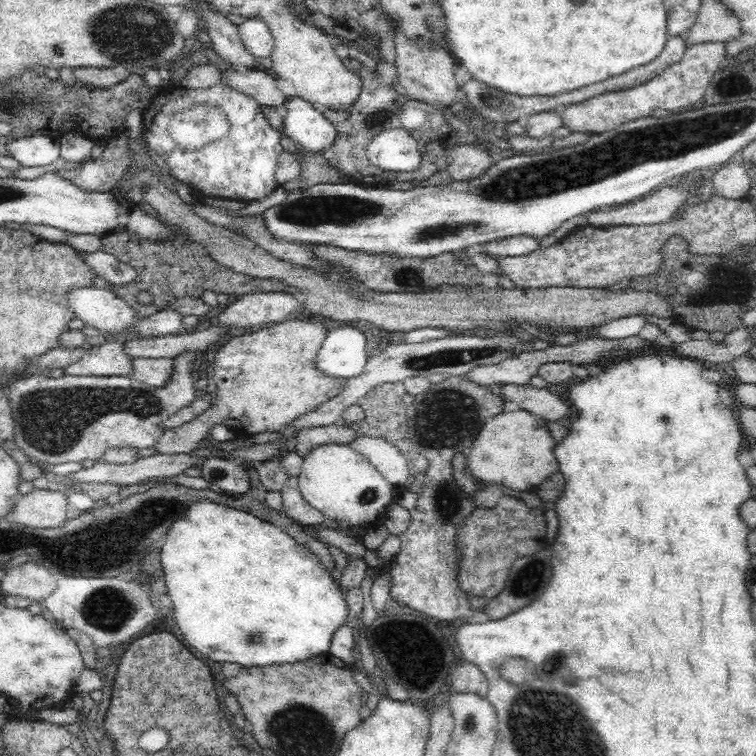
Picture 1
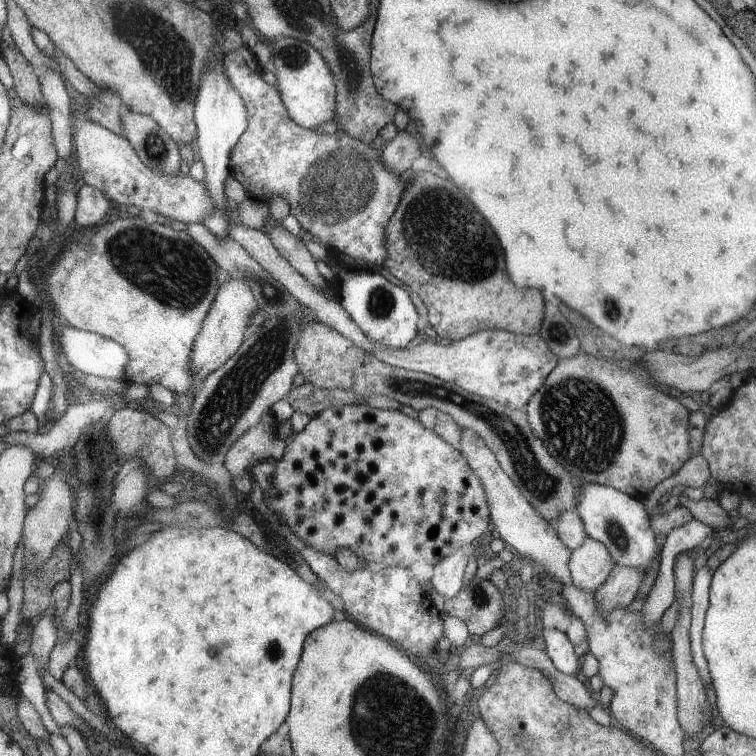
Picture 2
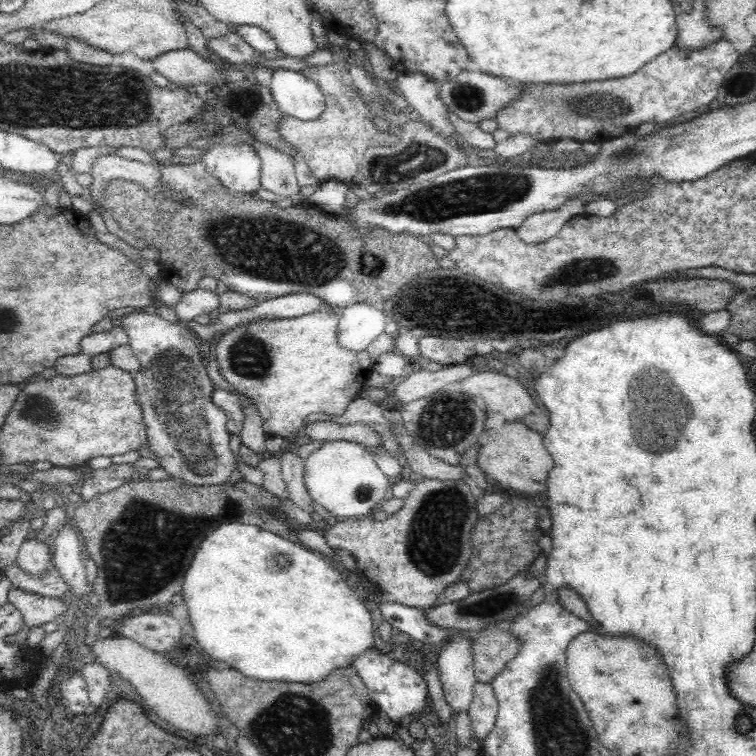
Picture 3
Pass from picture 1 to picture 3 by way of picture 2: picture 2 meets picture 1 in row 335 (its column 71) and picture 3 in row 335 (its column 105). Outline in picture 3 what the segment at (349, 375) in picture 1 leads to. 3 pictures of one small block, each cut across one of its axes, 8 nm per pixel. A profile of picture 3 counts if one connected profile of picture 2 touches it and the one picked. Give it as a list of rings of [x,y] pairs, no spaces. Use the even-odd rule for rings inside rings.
[[[360,302],[344,307],[339,312],[337,339],[348,351],[363,351],[370,342],[385,332],[390,321],[379,305]]]

